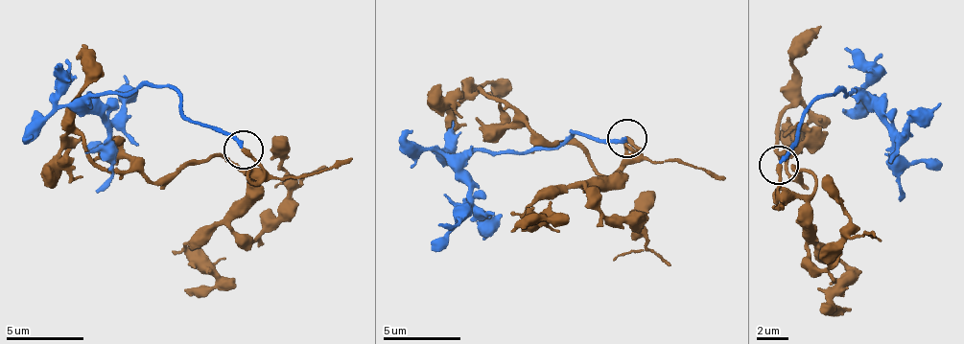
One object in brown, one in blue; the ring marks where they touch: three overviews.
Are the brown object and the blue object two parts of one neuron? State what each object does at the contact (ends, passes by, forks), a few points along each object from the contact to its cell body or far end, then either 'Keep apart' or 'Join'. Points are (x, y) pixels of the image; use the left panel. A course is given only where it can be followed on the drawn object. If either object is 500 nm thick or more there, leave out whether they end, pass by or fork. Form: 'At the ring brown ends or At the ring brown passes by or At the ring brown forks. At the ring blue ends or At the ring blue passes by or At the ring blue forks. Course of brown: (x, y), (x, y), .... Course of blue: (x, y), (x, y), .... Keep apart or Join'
At the ring brown ends. At the ring blue ends. Course of brown: (245, 149), (257, 167), (237, 169), (221, 154), (155, 182), (136, 171), (100, 168), (75, 126), (83, 43). Course of blue: (241, 149), (227, 134), (194, 124), (166, 85), (92, 93), (111, 177), (96, 193). Join

